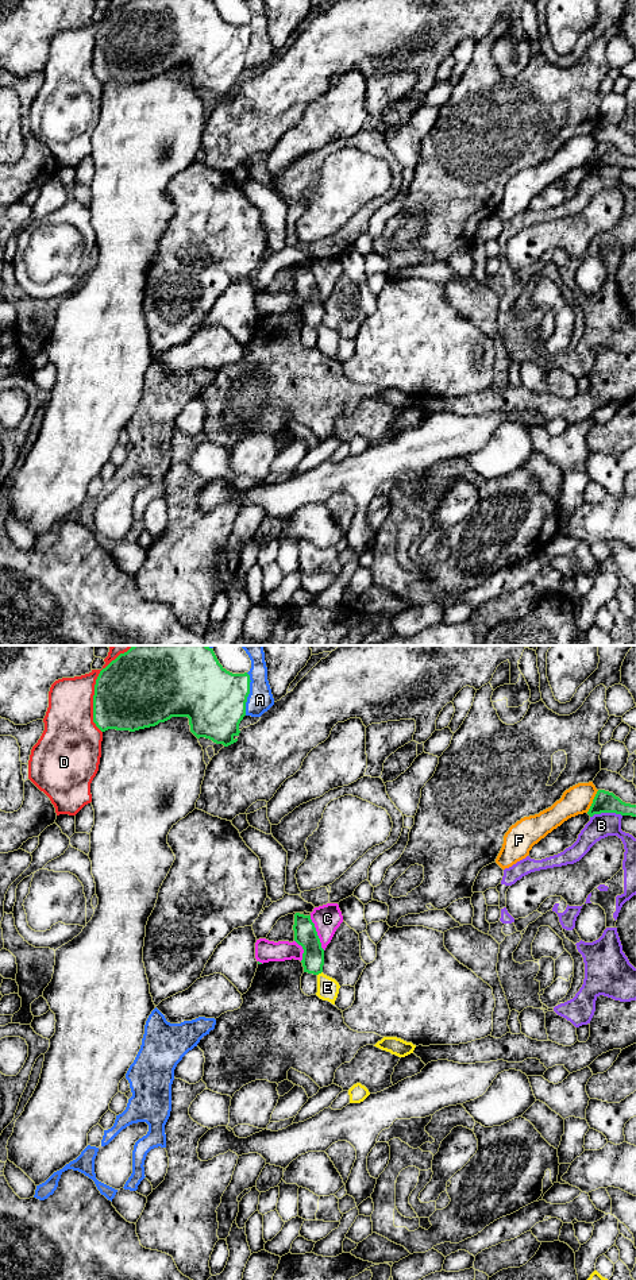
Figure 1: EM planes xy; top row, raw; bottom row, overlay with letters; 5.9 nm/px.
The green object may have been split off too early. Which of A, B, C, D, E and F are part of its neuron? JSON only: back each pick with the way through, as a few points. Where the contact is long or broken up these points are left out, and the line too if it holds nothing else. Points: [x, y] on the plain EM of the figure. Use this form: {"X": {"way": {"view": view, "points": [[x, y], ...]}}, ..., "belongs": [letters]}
{"E": {"way": {"view": "xy", "points": [[305, 286], [319, 324], [327, 339]]}}, "belongs": ["E"]}

